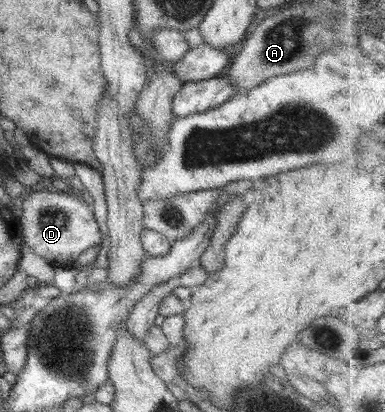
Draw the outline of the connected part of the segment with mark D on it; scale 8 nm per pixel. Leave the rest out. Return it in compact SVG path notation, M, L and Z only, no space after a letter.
M39 191L39 193L27 193L17 201L20 209L18 219L22 243L29 246L31 252L47 260L53 268L66 268L77 265L77 257L85 249L99 245L101 243L101 231L93 218L91 205L82 199L77 199L67 193L49 193L49 191Z

